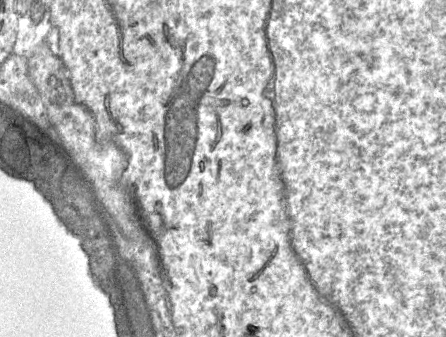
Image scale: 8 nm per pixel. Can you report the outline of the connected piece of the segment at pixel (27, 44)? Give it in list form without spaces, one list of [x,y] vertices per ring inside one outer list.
[[[46,9],[37,23],[32,21],[28,13],[19,17],[12,54],[28,59],[43,42],[49,45],[53,54],[58,55],[59,31],[52,25],[49,10]]]

